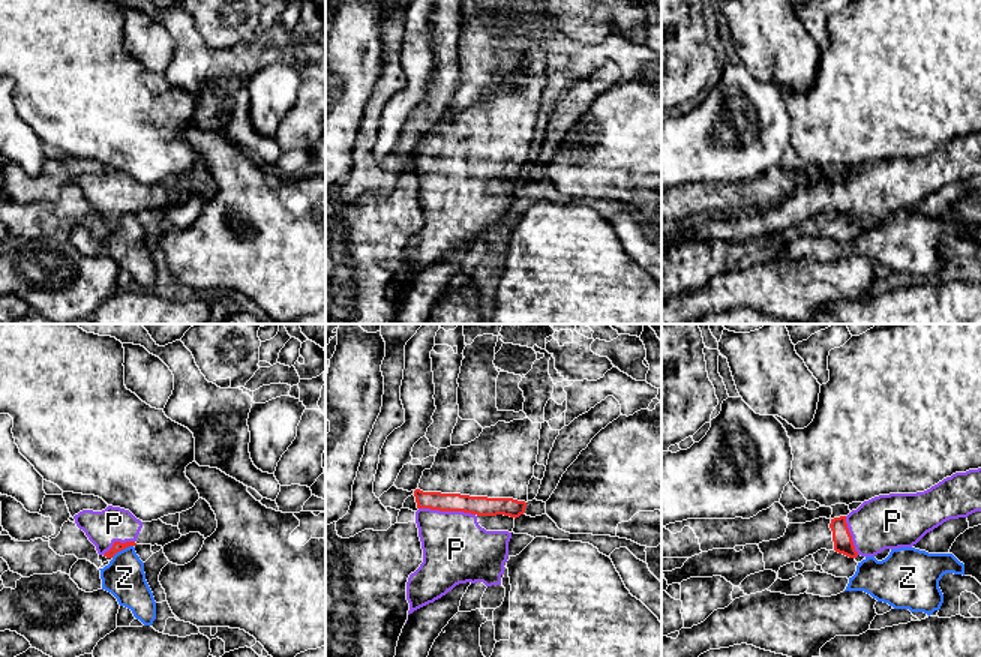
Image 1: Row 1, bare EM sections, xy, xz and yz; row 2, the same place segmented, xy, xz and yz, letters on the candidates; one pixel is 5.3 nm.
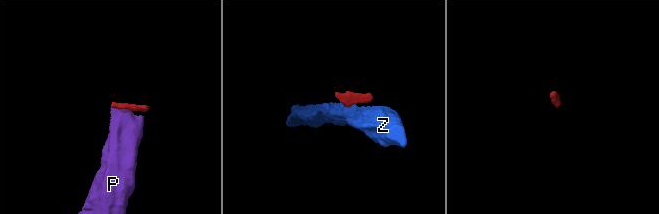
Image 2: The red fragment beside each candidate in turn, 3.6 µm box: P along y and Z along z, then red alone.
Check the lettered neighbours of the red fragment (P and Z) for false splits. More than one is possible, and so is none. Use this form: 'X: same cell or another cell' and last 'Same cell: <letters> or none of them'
P: same cell
Z: another cell
Same cell: P

